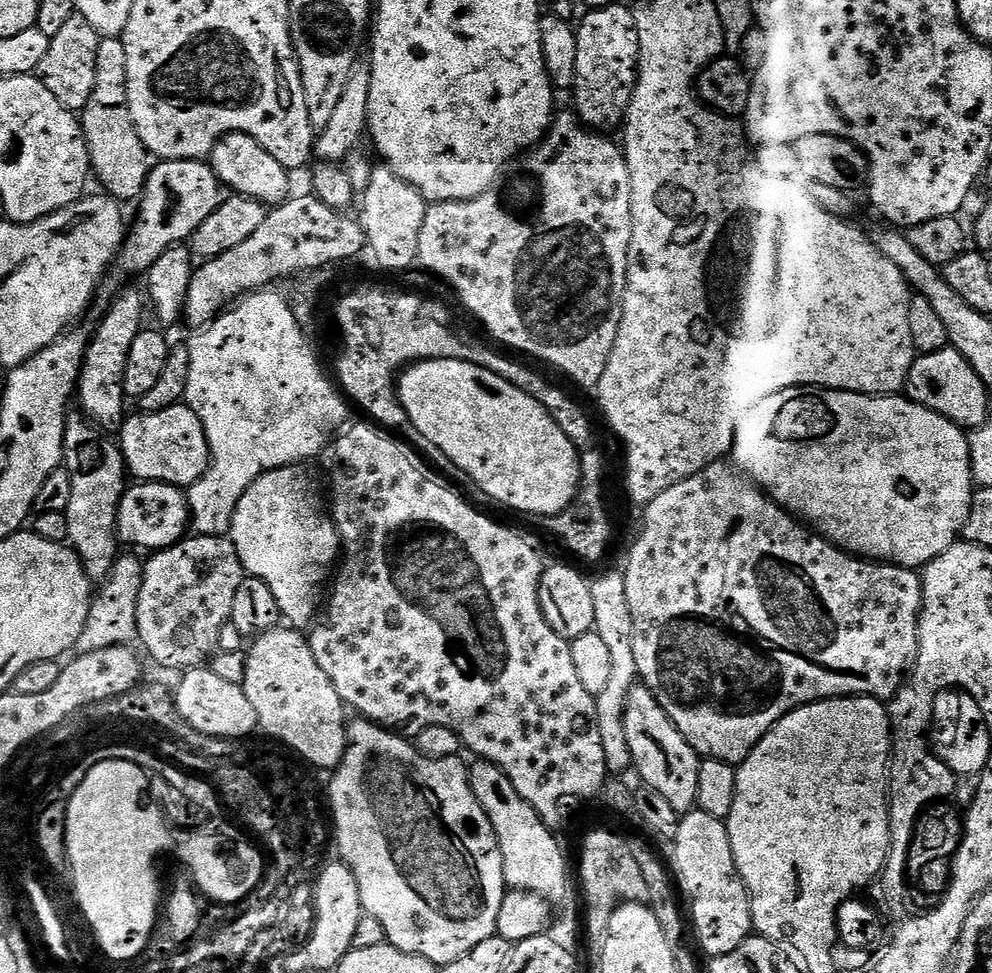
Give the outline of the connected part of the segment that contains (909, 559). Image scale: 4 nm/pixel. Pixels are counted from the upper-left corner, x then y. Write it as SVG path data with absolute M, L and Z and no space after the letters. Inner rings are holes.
M815 386L787 388L778 394L770 394L770 398L762 398L753 408L748 408L738 418L736 432L732 436L730 456L735 467L741 473L747 474L752 483L767 492L785 512L791 512L801 521L814 526L819 535L831 540L836 547L852 553L853 556L877 562L891 562L903 568L920 570L925 564L938 558L944 551L956 544L958 534L963 533L966 522L970 518L974 481L972 478L972 446L965 429L955 424L953 420L945 418L940 412L935 412L914 400L909 400L904 394L867 396L861 392L842 392L838 388L817 388Z

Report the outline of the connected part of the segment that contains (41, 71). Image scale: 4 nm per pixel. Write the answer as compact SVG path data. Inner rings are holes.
M74 14L62 25L58 34L50 37L46 58L42 58L38 69L38 79L50 94L70 113L83 113L90 102L90 94L94 90L94 74L98 62L98 46L102 37L78 14Z

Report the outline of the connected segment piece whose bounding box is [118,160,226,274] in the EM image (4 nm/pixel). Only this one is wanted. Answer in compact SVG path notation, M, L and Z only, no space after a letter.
M161 160L151 165L144 190L138 197L140 209L136 212L136 221L131 221L124 237L123 245L118 253L118 265L124 272L140 272L147 274L150 266L166 254L166 250L191 241L194 230L218 210L218 206L226 198L225 189L220 180L212 173L211 163L204 160Z

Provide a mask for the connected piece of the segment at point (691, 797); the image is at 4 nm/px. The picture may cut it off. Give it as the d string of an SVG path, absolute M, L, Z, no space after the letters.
M635 686L630 690L624 707L626 746L630 746L634 772L641 776L643 787L653 788L674 810L687 814L696 808L698 798L698 770L702 757L692 749L690 742L670 722L666 710L648 688Z

